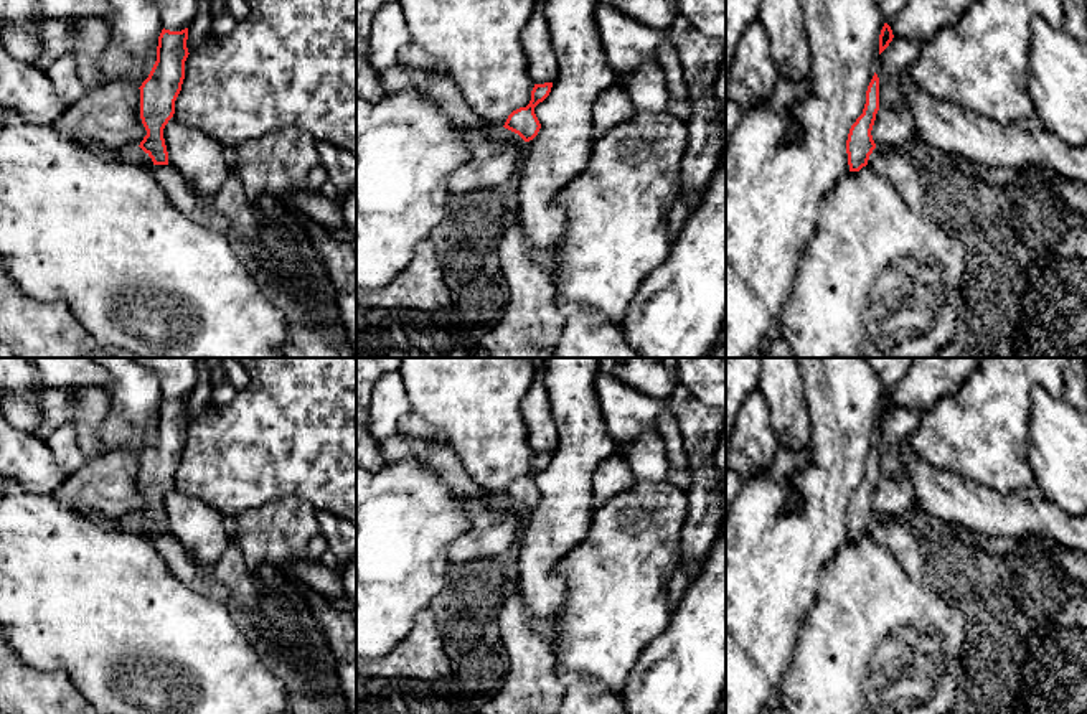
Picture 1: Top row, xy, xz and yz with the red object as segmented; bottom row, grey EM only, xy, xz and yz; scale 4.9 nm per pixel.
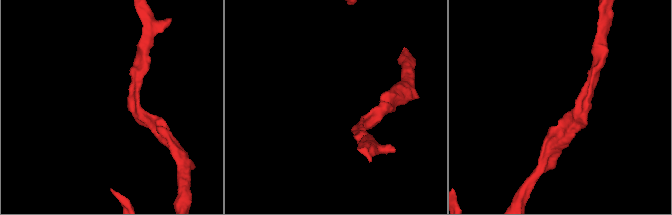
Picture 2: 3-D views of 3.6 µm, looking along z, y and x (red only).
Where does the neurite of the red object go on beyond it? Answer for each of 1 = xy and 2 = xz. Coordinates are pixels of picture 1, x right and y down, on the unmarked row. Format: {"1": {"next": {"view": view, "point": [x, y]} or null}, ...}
{"1": {"next": null}, "2": {"next": null}}

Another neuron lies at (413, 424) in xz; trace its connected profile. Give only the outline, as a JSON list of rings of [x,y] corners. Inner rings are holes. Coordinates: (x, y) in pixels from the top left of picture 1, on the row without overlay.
[[[414,411],[407,412],[399,420],[399,432],[407,434],[407,435],[414,435],[414,437],[421,437],[421,439],[426,439],[429,442],[445,444],[445,440],[447,440],[444,430],[432,427],[426,419],[422,419]]]

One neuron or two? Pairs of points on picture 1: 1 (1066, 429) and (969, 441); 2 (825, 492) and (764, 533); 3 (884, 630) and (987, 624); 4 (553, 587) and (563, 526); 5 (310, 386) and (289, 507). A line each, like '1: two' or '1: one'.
1: two
2: one
3: two
4: one
5: two

